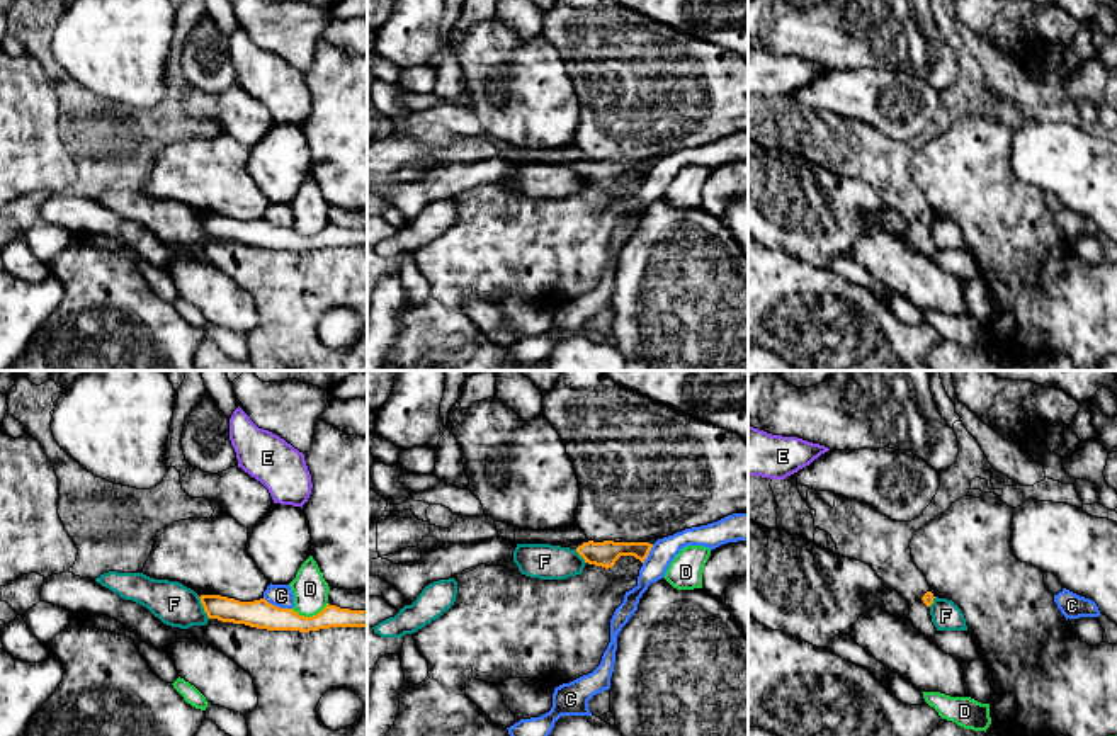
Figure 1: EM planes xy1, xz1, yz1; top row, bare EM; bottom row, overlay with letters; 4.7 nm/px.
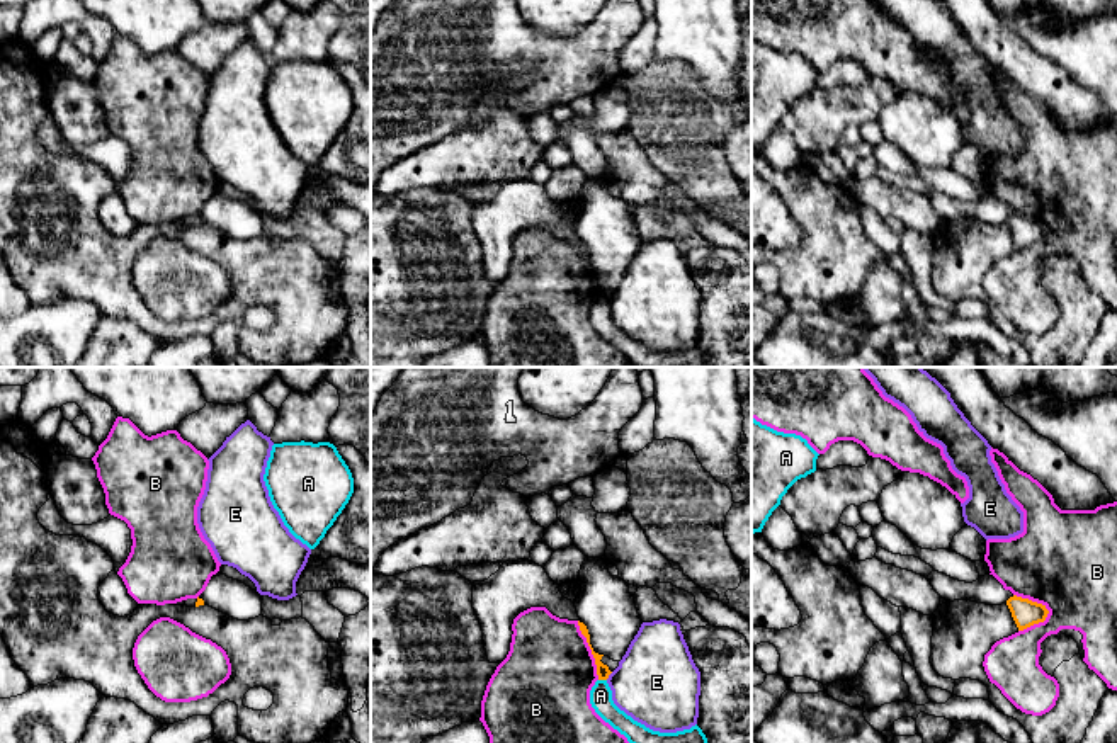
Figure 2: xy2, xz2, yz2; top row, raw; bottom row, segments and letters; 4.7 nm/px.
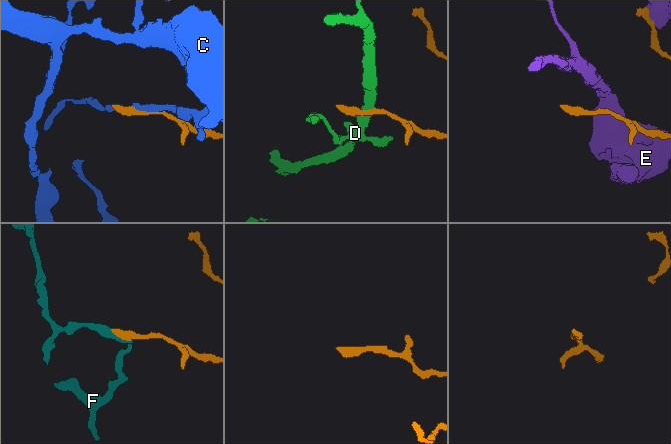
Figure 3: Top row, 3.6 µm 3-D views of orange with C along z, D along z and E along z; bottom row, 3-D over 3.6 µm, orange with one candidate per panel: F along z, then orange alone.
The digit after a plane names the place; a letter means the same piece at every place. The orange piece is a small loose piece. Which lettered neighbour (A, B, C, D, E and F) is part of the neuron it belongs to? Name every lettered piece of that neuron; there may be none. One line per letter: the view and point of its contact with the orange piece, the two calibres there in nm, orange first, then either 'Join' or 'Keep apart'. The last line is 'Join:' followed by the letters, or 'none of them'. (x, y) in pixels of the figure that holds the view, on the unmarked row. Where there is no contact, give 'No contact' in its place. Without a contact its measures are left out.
A: Touches orange at xz2 (602, 298). Thickness 60 nm (orange) against 110 nm. Keep apart
B: Touches orange at yz2 (1036, 221). Thickness 130 nm (orange) against 480 nm. Keep apart
C: Touches orange at xy1 (277, 226). Thickness 140 nm (orange) against 110 nm. Keep apart
D: Touches orange at xy1 (310, 237). Thickness 140 nm (orange) against 160 nm. Keep apart
E: Touches orange at xz2 (609, 293). Thickness 60 nm (orange) against 400 nm. Keep apart
F: Touches orange at xy1 (203, 225). Thickness 120 nm (orange) against 200 nm. Keep apart
Join: none of them

